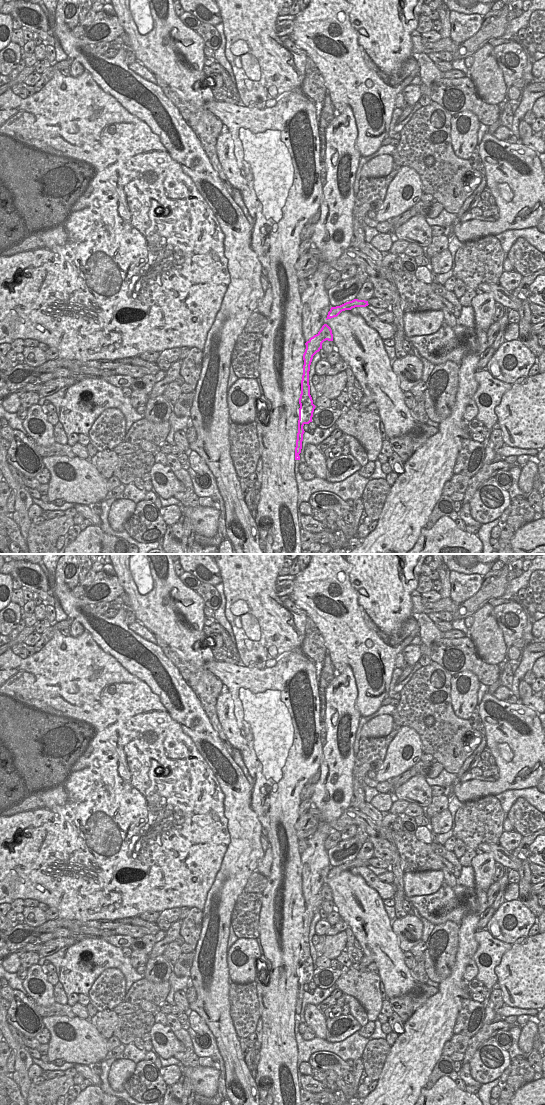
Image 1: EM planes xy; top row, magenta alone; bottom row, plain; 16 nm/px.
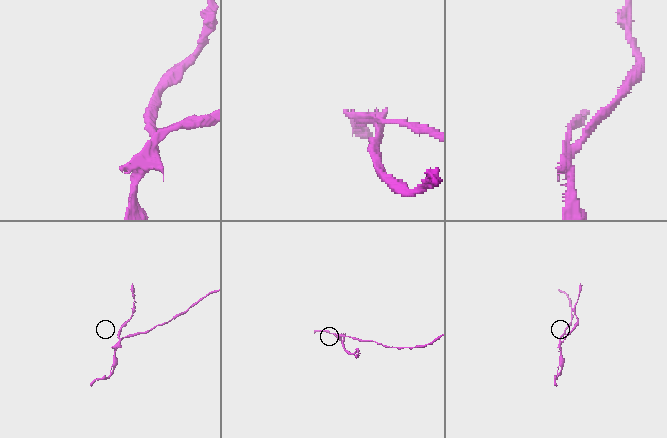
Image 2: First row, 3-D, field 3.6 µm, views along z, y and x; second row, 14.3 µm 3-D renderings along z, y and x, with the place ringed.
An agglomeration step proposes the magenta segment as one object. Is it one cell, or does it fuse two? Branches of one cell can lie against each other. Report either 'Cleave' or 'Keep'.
Cleave

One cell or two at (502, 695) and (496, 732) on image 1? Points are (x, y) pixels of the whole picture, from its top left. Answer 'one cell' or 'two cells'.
two cells

